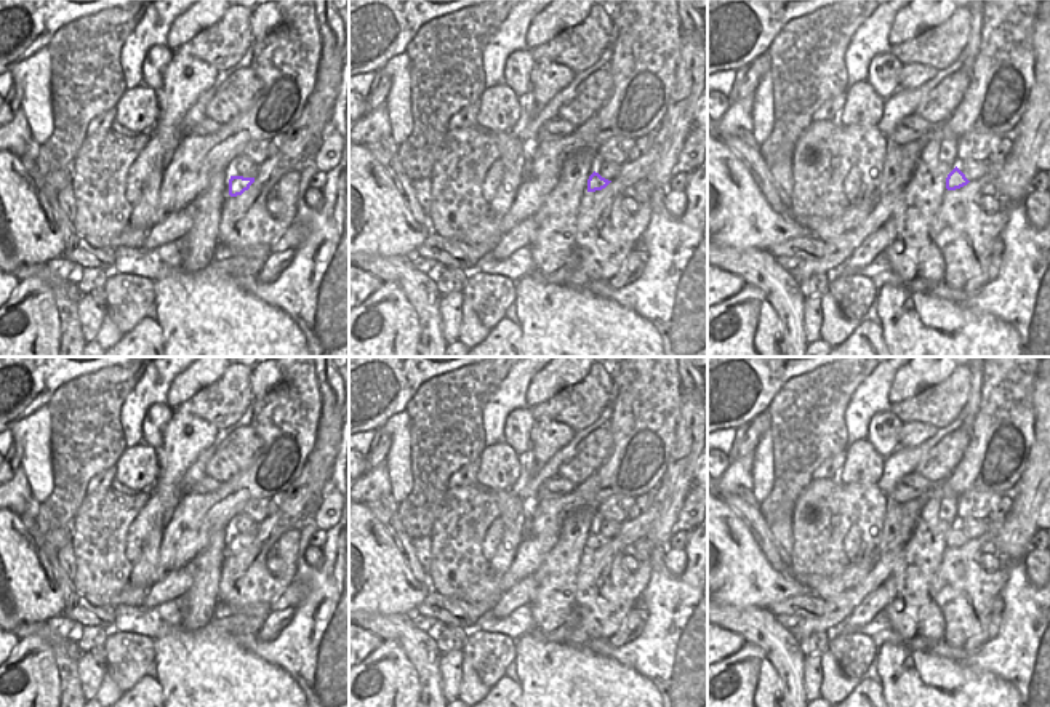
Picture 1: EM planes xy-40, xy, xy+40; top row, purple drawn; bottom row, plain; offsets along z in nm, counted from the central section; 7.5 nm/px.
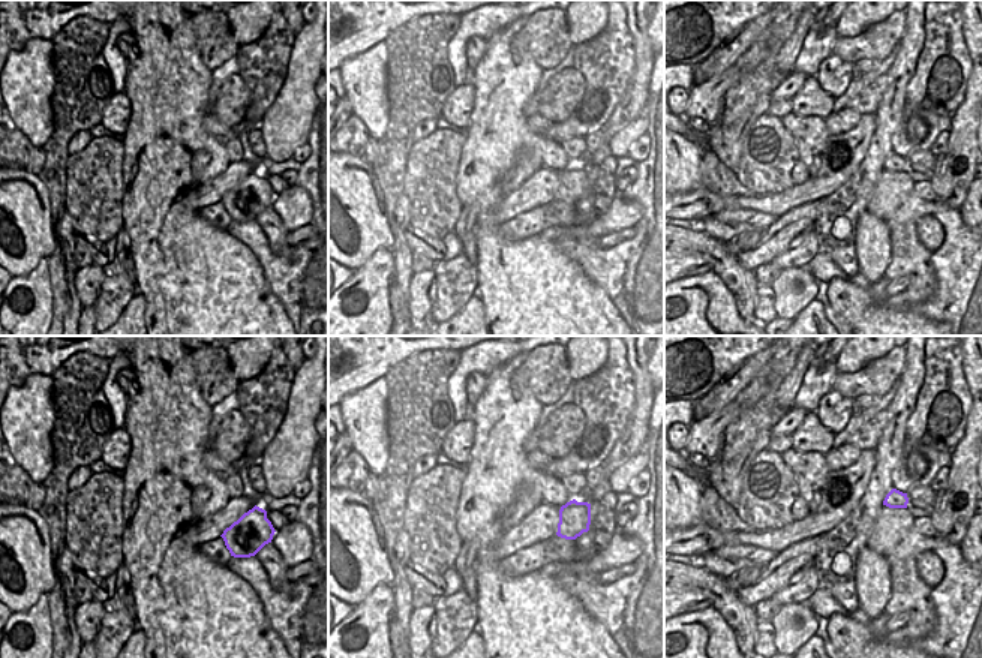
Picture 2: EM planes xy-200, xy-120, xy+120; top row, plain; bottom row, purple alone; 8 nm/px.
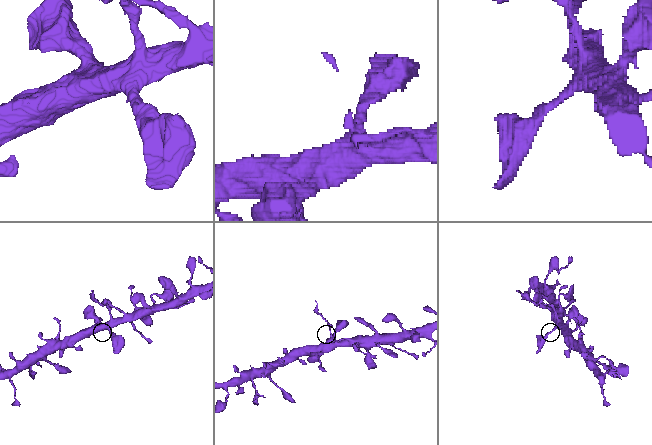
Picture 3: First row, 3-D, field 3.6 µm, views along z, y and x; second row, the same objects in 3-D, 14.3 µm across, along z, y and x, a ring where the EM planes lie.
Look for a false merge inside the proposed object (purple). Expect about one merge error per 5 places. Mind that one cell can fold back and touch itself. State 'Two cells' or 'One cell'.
One cell

